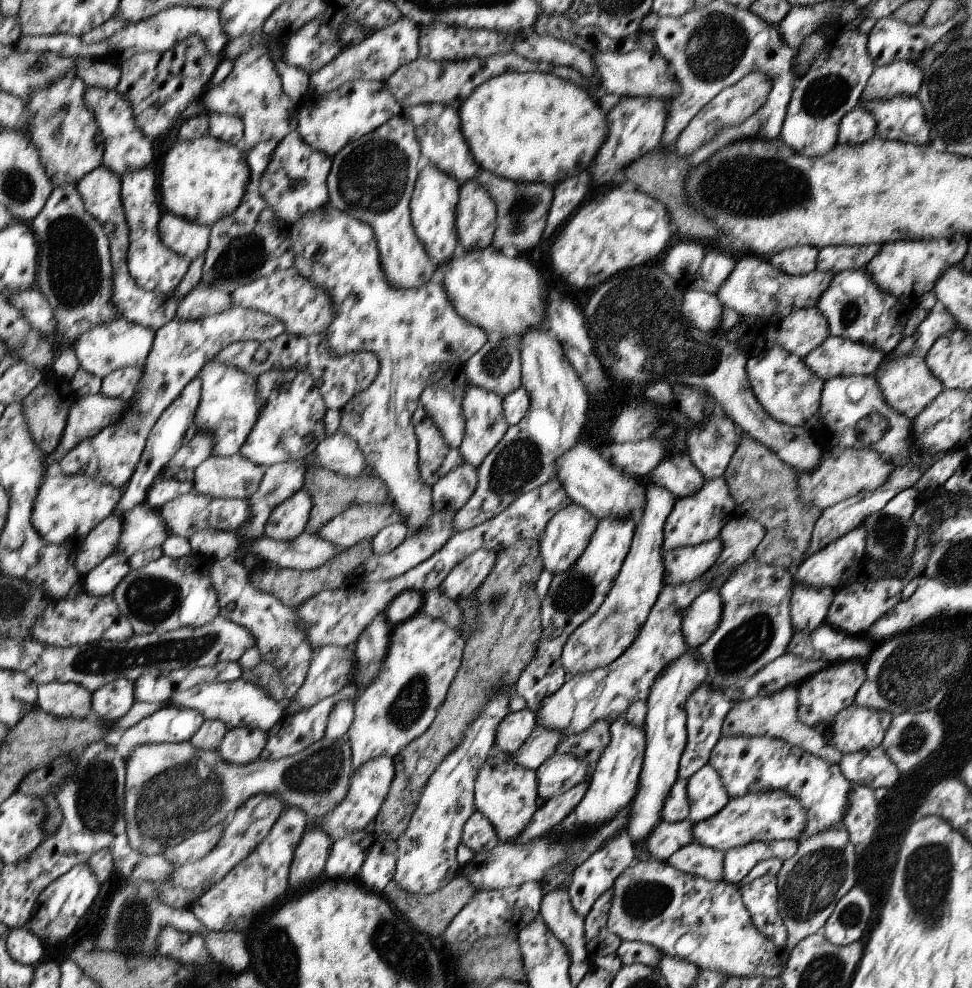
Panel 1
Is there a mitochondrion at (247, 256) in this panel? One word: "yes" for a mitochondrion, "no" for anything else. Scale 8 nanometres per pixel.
yes

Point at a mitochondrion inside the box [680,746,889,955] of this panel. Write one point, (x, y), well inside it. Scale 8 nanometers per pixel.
(811, 885)

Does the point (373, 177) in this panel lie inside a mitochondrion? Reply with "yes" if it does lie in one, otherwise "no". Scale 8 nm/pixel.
yes

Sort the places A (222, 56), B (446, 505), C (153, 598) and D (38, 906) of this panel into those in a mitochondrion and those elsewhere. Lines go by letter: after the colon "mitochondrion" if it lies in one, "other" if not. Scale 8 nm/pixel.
A: other
B: other
C: mitochondrion
D: other

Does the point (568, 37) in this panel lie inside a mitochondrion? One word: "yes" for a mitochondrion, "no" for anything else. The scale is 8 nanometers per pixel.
no

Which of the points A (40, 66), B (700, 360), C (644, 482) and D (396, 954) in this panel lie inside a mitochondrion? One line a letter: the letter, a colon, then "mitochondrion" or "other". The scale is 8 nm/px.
A: mitochondrion
B: mitochondrion
C: other
D: mitochondrion

